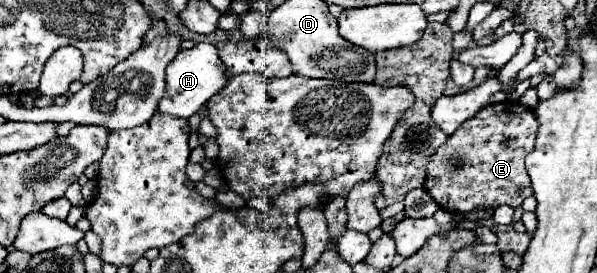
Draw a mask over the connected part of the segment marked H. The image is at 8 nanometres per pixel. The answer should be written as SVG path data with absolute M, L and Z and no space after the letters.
M198 42L190 50L180 50L166 70L166 90L158 102L160 114L170 114L176 118L190 118L196 114L224 84L228 82L226 70L216 54L216 46L210 42Z

